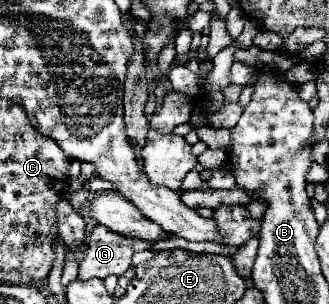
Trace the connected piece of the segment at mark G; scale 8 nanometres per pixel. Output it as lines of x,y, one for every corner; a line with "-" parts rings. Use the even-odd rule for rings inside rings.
94,225
82,245
80,279
106,279
108,275
124,275
132,265
136,251
152,249
150,241
126,239
102,225

